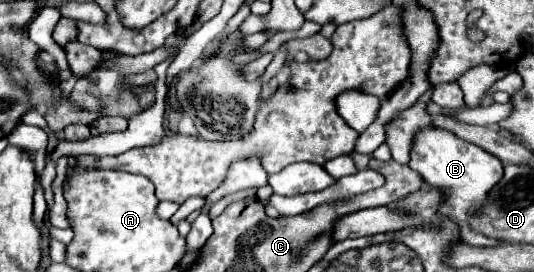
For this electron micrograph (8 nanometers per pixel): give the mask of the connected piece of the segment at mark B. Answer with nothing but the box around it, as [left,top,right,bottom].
[409,126,503,246]

